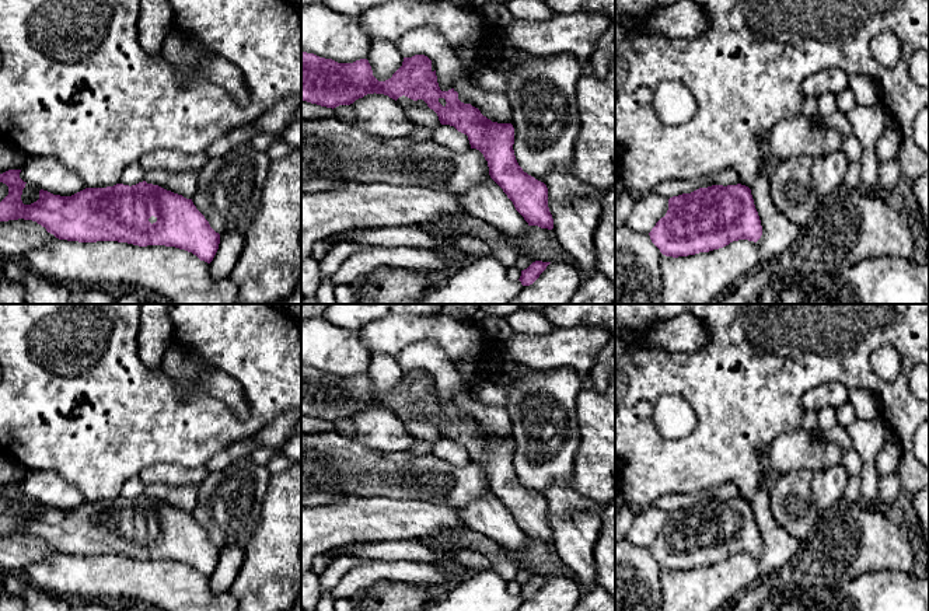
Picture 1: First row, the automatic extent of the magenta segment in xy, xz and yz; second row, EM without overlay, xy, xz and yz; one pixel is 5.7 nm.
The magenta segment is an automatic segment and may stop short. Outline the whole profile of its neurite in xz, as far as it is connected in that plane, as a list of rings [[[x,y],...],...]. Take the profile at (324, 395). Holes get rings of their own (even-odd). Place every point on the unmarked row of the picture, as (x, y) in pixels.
[[[301,366],[301,415],[333,423],[374,406],[395,415],[402,409],[413,415],[423,413],[441,439],[467,448],[471,462],[483,468],[490,492],[528,540],[553,542],[546,499],[524,486],[516,474],[513,439],[492,436],[478,422],[461,416],[454,402],[441,405],[427,370],[404,371],[391,392],[378,395],[367,373],[338,377]]]

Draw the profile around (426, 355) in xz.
[[[432,341],[406,346],[399,352],[397,362],[401,371],[412,371],[415,369],[427,370],[434,377],[437,397],[441,405],[451,404],[455,394],[467,385],[455,364]]]

